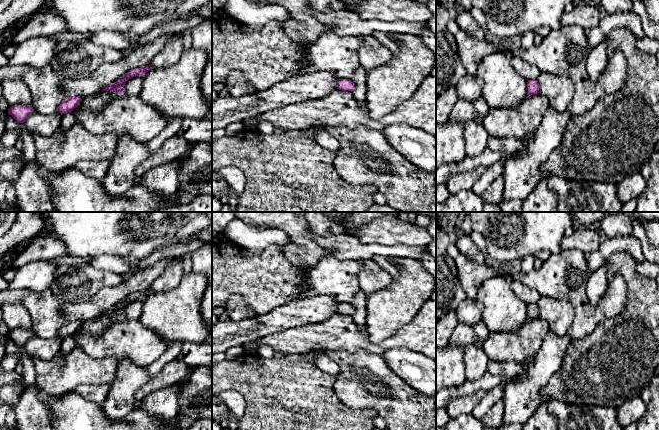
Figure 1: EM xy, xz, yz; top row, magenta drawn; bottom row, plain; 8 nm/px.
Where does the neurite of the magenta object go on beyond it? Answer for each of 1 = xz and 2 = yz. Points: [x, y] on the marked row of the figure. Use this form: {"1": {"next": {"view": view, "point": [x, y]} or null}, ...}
{"1": {"next": null}, "2": {"next": null}}

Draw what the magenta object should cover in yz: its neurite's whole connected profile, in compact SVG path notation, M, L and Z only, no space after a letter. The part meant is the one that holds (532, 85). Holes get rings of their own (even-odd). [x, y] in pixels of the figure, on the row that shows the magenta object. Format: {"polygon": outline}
{"polygon": "M528 80L527 81L527 92L528 95L537 95L539 94L539 83L537 80Z"}

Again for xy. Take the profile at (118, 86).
{"polygon": "M146 65L145 67L132 69L129 72L127 72L125 75L120 77L116 82L108 85L101 91L116 91L118 93L123 93L124 86L129 79L136 76L144 77L148 71L149 71L148 65Z"}

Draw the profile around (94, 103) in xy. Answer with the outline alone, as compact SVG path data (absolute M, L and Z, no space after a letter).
M99 91L94 95L85 97L79 96L82 101L80 102L80 105L71 112L75 117L75 123L80 124L78 120L80 113L98 113L105 105L109 104L116 96L120 94L122 93L118 93L116 91Z

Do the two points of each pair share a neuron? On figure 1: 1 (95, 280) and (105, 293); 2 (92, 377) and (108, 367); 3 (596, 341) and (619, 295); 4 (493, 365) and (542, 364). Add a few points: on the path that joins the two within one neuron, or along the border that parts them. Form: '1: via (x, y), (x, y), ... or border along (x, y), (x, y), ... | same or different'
1: border along (123, 279), (116, 285), (101, 287), (82, 302) | different
2: via (96, 373), (104, 369) | same
3: border along (625, 304), (622, 310), (602, 320), (589, 334) | different
4: border along (521, 372), (511, 379) | different

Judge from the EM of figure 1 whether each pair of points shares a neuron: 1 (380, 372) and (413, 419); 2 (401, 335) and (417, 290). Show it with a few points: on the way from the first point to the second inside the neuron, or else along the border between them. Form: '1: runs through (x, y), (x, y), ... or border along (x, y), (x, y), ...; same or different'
1: runs through (391, 384), (401, 398), (402, 407); same
2: border along (421, 307), (410, 321), (386, 338); different

